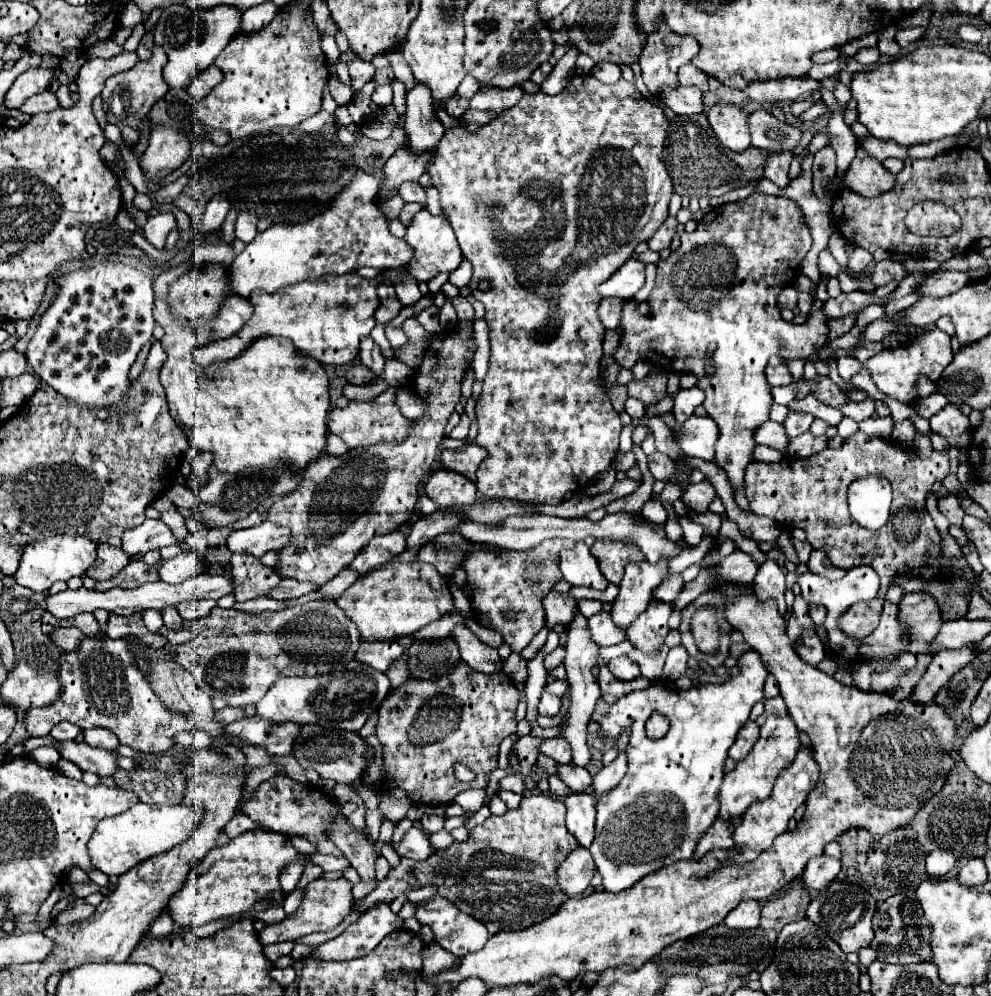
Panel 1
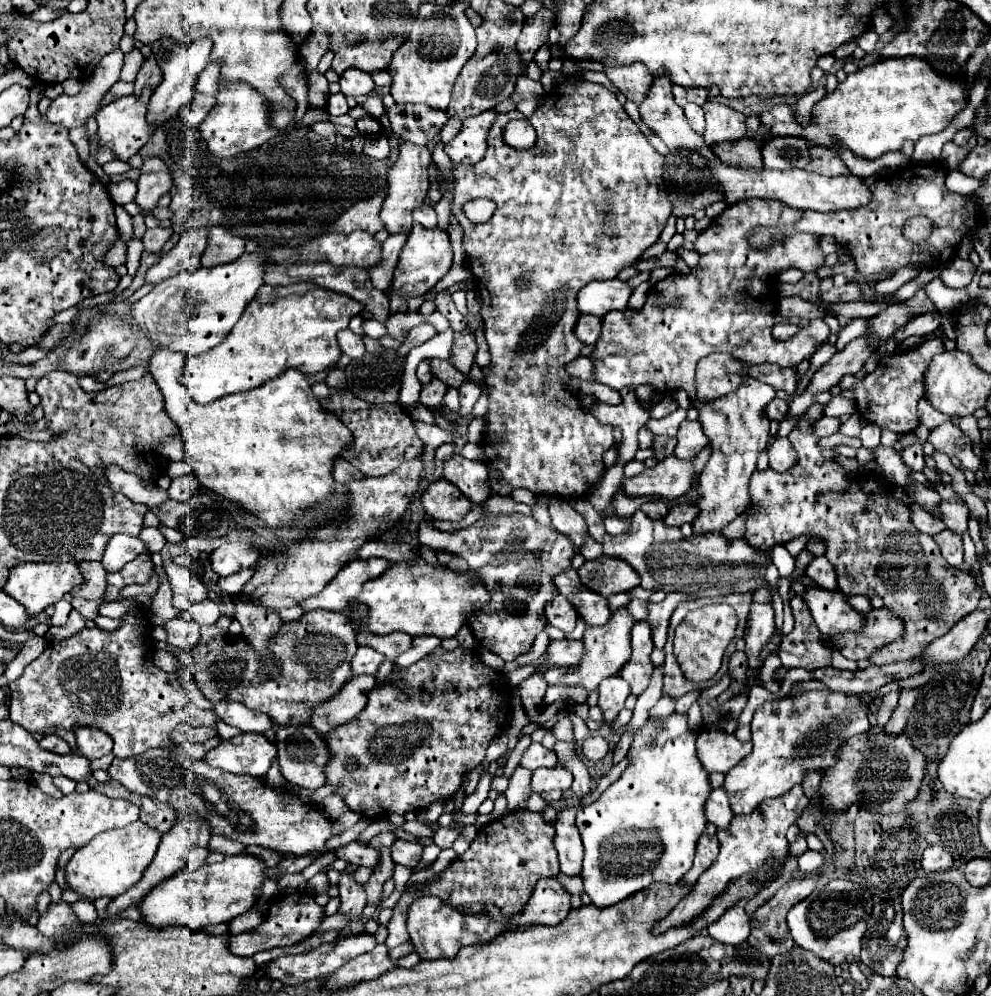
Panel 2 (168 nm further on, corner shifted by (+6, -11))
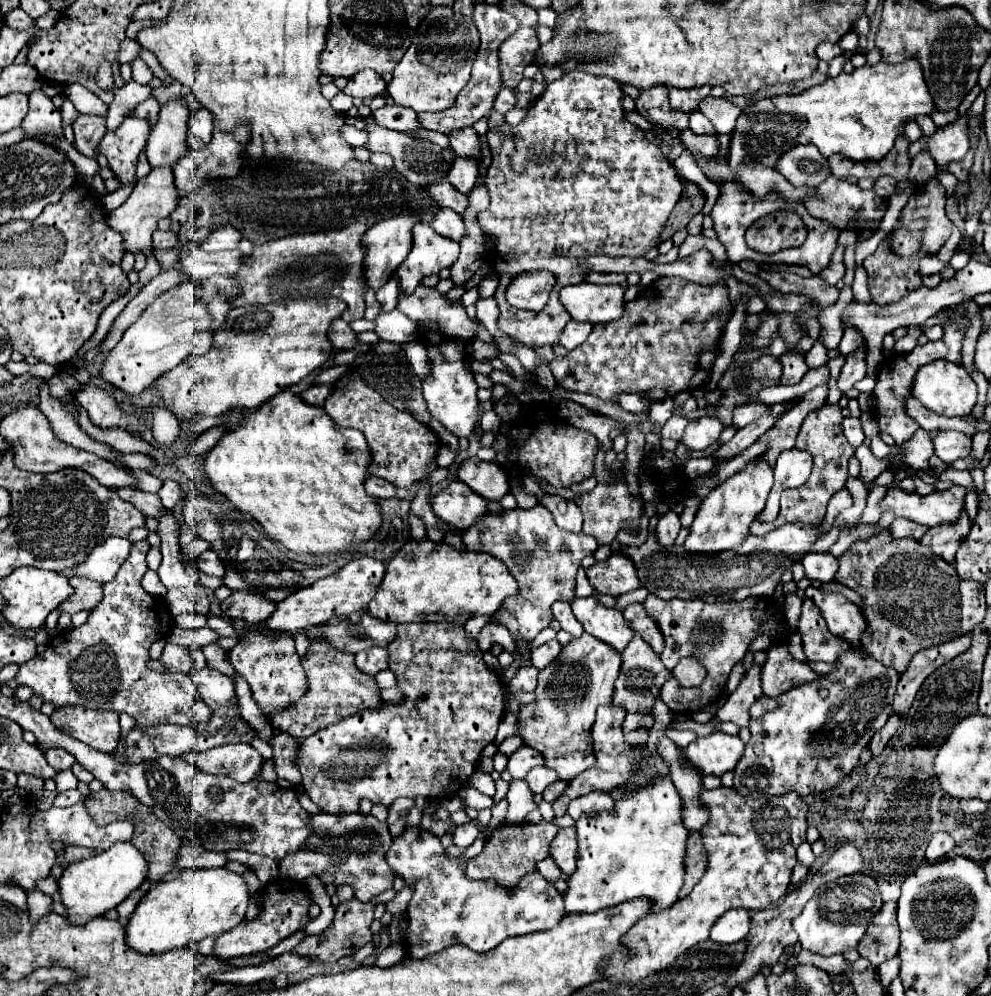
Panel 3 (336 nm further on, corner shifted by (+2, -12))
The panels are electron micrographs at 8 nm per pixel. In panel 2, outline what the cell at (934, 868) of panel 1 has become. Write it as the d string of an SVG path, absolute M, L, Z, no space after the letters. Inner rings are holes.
M930 845L924 855L922 855L922 869L926 873L934 873L934 871L946 871L952 867L952 855L942 849L940 845Z

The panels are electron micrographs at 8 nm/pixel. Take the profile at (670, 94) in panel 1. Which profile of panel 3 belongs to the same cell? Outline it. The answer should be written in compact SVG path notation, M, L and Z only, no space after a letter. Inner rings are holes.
M694 110L692 114L690 114L690 130L694 132L694 134L706 134L706 136L716 136L716 132L714 132L714 126L710 124L710 120L702 114L702 112L698 112L698 110Z

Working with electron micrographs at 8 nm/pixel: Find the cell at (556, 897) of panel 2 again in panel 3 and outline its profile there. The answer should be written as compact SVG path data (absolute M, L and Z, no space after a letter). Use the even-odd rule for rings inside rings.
M406 826L400 836L392 840L392 846L386 852L386 862L390 870L404 880L406 886L414 890L412 900L406 908L406 930L404 930L404 946L410 958L424 958L426 954L434 954L452 944L464 944L474 952L486 952L496 948L500 942L512 936L524 936L540 930L548 930L556 926L562 918L562 896L560 892L546 882L538 872L526 874L512 888L504 888L494 880L470 880L460 866L458 858L448 858L444 846L438 836L420 826Z

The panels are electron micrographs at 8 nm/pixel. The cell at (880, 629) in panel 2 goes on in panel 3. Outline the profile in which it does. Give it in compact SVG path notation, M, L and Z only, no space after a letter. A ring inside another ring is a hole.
M814 586L806 588L804 596L820 608L820 614L832 634L838 634L850 640L852 646L858 646L858 634L862 634L862 626L866 626L866 622L862 622L862 614L858 614L856 604L838 592L824 592Z

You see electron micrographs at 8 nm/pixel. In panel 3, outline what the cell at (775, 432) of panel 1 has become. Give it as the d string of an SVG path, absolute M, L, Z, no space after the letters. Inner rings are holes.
M786 450L778 456L776 466L774 466L774 486L770 490L768 502L764 512L758 516L758 520L762 522L772 522L772 518L778 514L780 506L780 494L786 488L798 488L802 486L812 472L812 456L810 452L802 452L802 450Z

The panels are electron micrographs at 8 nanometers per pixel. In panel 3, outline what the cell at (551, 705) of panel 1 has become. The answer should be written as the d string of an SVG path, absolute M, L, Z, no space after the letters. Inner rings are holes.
M534 666L518 668L518 672L510 680L510 692L512 694L516 694L516 692L534 692L536 676L538 676L538 668L534 668Z

